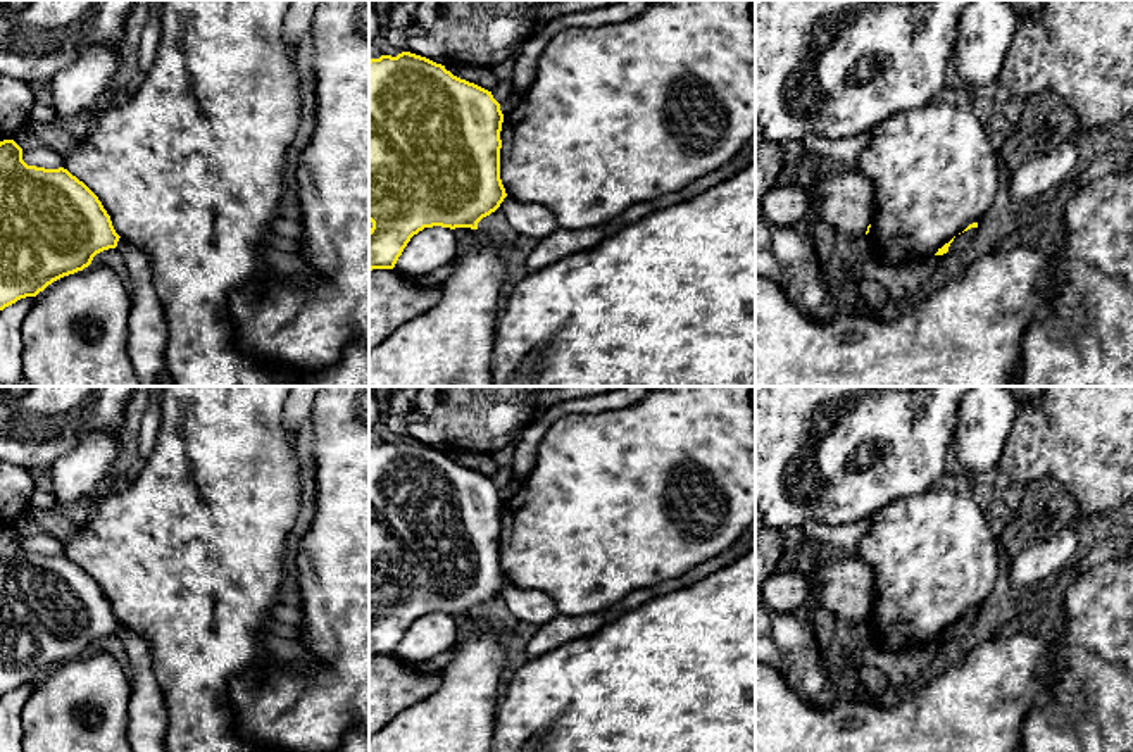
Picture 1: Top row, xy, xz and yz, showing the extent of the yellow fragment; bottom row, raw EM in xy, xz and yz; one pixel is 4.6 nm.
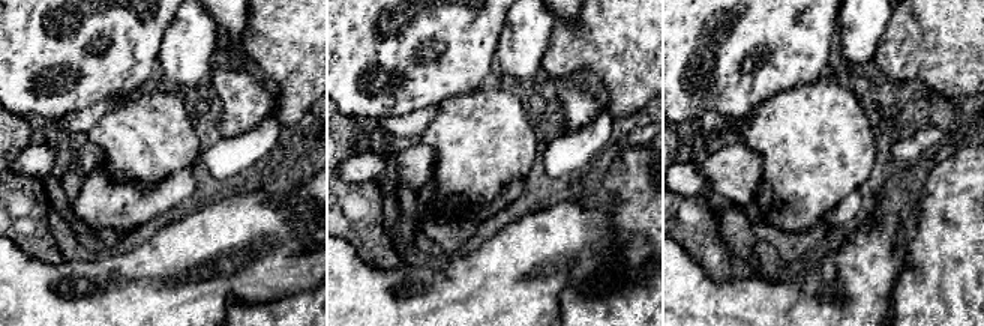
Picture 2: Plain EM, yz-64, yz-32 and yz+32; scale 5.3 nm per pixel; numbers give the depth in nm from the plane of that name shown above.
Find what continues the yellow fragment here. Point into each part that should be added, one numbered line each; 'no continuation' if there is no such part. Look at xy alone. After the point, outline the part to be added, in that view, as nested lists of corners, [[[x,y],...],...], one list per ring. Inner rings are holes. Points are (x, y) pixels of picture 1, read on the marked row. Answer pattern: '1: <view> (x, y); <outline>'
no continuation

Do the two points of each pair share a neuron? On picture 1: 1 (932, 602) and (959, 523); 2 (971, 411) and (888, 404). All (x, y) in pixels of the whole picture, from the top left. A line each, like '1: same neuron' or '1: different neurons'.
1: same neuron
2: different neurons

